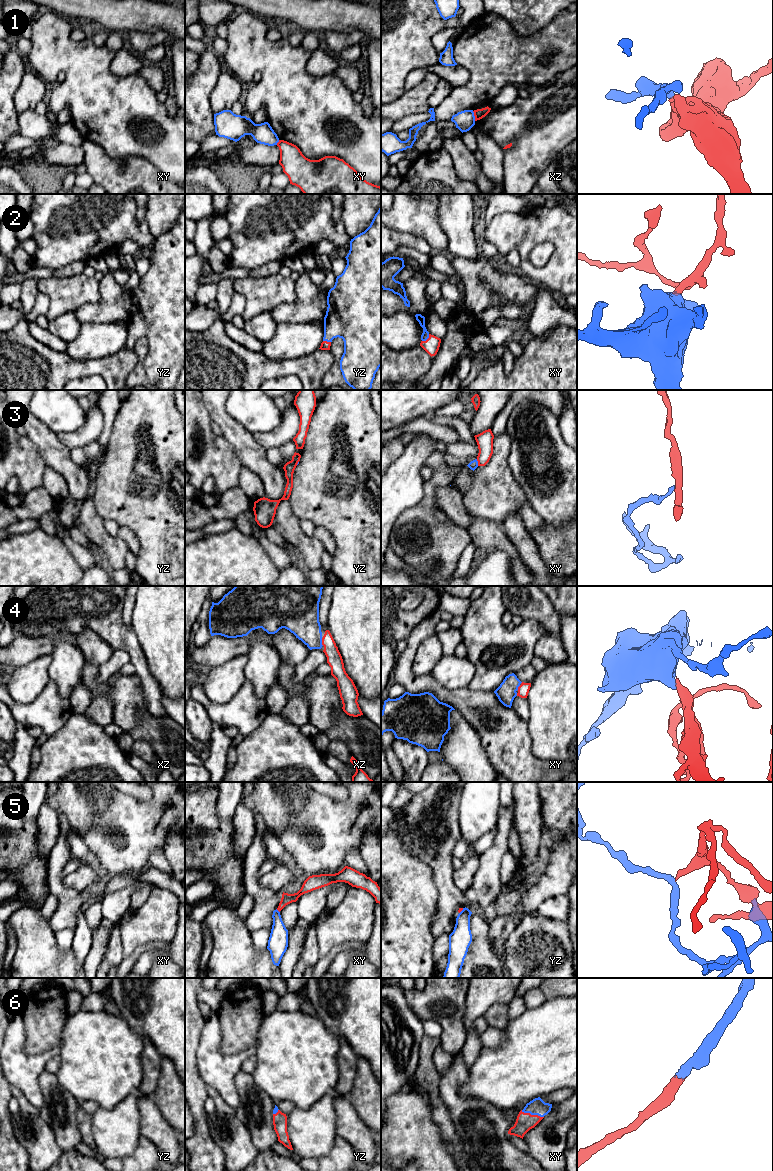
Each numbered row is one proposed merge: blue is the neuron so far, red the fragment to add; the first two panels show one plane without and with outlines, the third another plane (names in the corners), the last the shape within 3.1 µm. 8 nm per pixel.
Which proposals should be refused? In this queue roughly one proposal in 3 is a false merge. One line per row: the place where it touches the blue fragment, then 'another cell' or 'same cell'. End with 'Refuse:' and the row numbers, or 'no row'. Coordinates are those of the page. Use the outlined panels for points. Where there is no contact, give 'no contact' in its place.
1: xz (474, 116) | another cell
2: xy (426, 339) | same cell
3: xy (477, 462) | another cell
4: xz (321, 642) | same cell
5: xy (278, 911) | another cell
6: xy (532, 1114) | same cell
Refuse: 1, 3, 5

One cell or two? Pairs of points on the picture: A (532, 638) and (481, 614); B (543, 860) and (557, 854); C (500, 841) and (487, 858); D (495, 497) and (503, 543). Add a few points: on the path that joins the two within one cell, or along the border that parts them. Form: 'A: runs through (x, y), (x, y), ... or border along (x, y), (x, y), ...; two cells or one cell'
A: runs through (519, 638), (505, 638), (494, 627); one cell
B: border along (554, 837), (549, 863), (541, 873); two cells
C: runs through (500, 845), (491, 854); one cell
D: border along (477, 516), (501, 524); two cells

